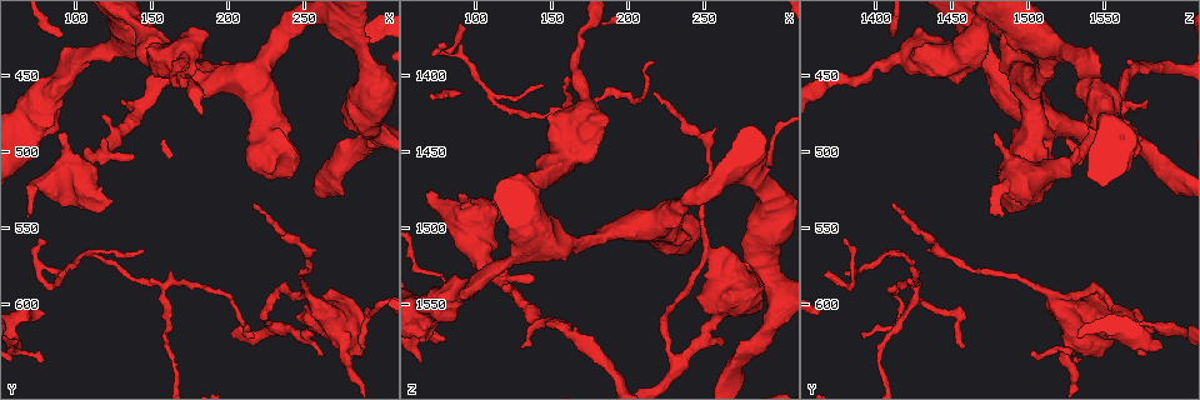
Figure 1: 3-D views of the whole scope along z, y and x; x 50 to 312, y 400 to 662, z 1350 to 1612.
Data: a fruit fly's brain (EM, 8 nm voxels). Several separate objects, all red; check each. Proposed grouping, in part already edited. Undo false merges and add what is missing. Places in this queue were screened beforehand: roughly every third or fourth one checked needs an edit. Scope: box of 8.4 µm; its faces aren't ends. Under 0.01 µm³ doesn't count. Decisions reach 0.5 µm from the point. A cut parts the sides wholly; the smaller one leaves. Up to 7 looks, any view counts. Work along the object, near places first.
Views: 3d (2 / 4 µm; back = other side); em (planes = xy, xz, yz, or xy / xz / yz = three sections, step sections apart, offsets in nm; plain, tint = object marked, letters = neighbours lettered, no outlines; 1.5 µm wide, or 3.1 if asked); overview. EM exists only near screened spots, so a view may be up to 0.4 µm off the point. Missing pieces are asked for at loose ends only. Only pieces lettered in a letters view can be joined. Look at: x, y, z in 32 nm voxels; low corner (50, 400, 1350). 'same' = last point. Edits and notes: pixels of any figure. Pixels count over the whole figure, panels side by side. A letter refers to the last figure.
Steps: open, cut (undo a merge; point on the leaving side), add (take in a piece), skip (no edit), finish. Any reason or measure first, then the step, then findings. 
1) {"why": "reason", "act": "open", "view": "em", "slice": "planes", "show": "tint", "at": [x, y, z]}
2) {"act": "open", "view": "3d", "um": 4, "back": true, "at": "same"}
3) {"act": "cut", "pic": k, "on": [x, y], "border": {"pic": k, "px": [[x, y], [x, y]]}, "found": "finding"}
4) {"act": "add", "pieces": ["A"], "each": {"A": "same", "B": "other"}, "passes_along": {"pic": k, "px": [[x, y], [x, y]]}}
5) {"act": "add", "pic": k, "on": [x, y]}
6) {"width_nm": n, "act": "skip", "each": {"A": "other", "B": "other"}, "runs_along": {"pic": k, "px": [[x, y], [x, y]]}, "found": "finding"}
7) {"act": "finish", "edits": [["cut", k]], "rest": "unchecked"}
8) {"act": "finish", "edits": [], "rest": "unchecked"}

{"why": "branch stops here", "act": "open", "view": "em", "slice": "planes", "show": "letters", "at": [120, 476, 1538]}

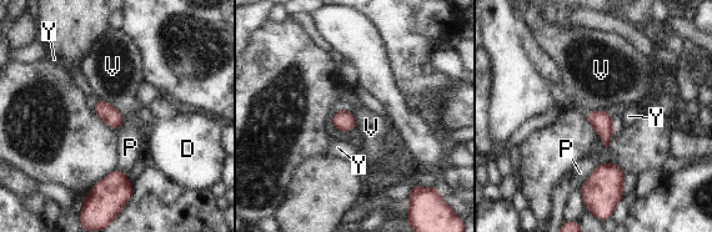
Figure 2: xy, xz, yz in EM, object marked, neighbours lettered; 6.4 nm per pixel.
{"act": "skip", "each": {"D": "other", "P": "other", "V": "other", "Y": "other"}, "border": {"pic": 2, "px": [[95, 99], [110, 104], [123, 117]]}, "found": "none of them fits"}

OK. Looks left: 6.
{"why": "sudden change in width", "act": "open", "view": "em", "slice": "planes", "show": "plain", "at": [256, 618, 1564]}

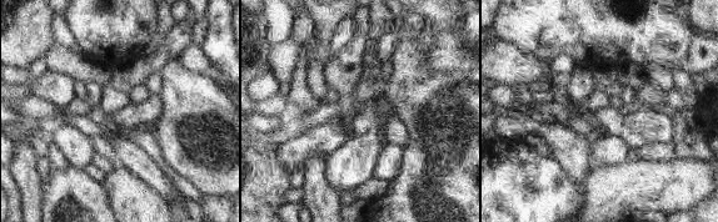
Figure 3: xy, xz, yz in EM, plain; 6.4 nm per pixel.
{"act": "open", "view": "em", "slice": "planes", "show": "letters", "at": "same"}

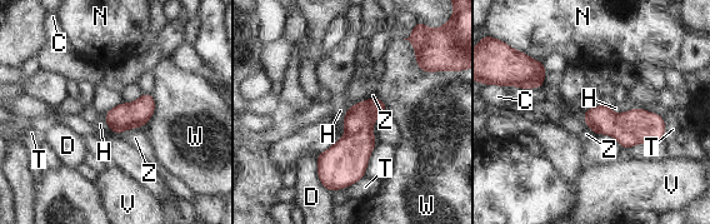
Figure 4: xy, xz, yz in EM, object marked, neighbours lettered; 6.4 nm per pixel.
{"act": "skip", "each": {"C": "other", "D": "other", "H": "other", "N": "other", "T": "other", "V": "other", "W": "other", "Z": "other"}, "border": {"pic": 4, "px": [[404, 39], [421, 69], [458, 71]]}, "found": "one neuron here"}

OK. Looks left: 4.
{"why": "tapers out", "act": "open", "view": "em", "slice": "xy", "step": 8, "show": "letters", "at": [216, 622, 1390]}

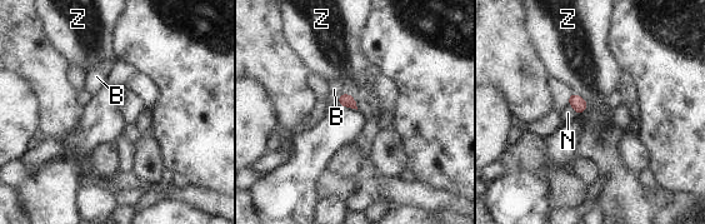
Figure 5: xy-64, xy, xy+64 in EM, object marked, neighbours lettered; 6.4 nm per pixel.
{"width_nm": 90, "longest_contact_nm": ["Z", 160], "act": "skip", "each": {"B": "other", "N": "other", "Z": "other"}, "found": "no lettered piece goes on from it"}

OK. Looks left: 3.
{"act": "finish", "edits": [], "rest": "unchecked"}

